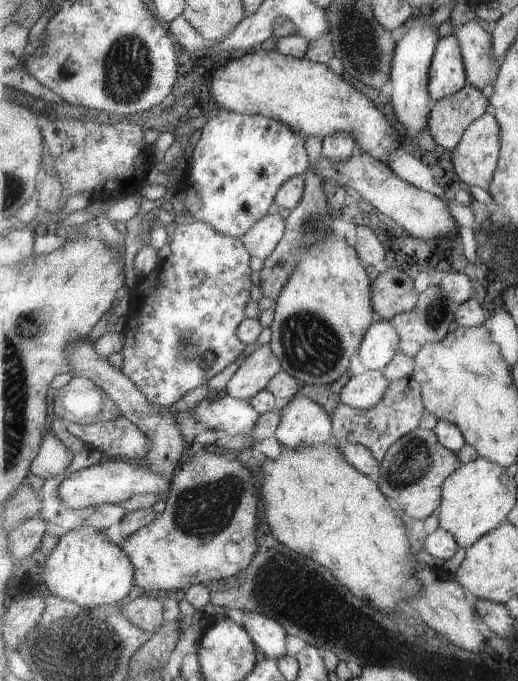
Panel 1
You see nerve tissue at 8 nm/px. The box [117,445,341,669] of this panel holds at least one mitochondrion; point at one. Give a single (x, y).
(201, 512)

